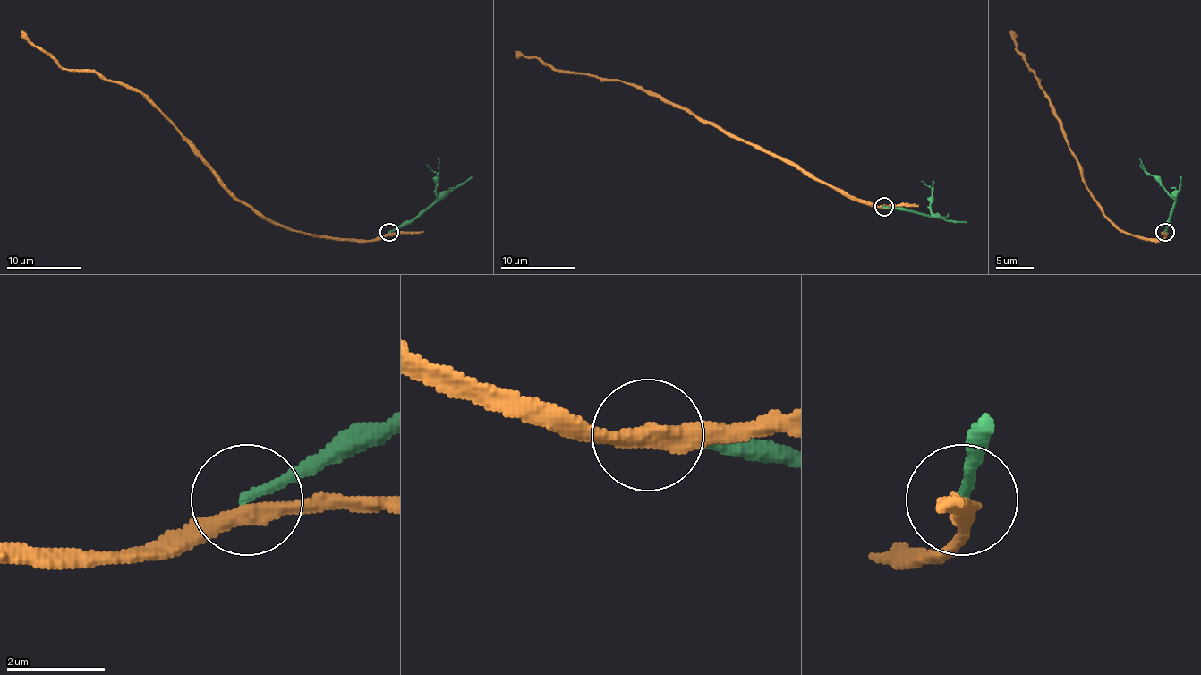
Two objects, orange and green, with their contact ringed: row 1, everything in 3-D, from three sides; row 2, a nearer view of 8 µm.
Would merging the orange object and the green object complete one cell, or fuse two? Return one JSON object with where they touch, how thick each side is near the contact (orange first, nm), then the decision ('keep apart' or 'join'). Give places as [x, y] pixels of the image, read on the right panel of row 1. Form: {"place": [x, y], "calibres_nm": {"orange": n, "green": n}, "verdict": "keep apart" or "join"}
{"place": [1165, 232], "calibres_nm": {"orange": 340, "green": 190}, "verdict": "keep apart"}

